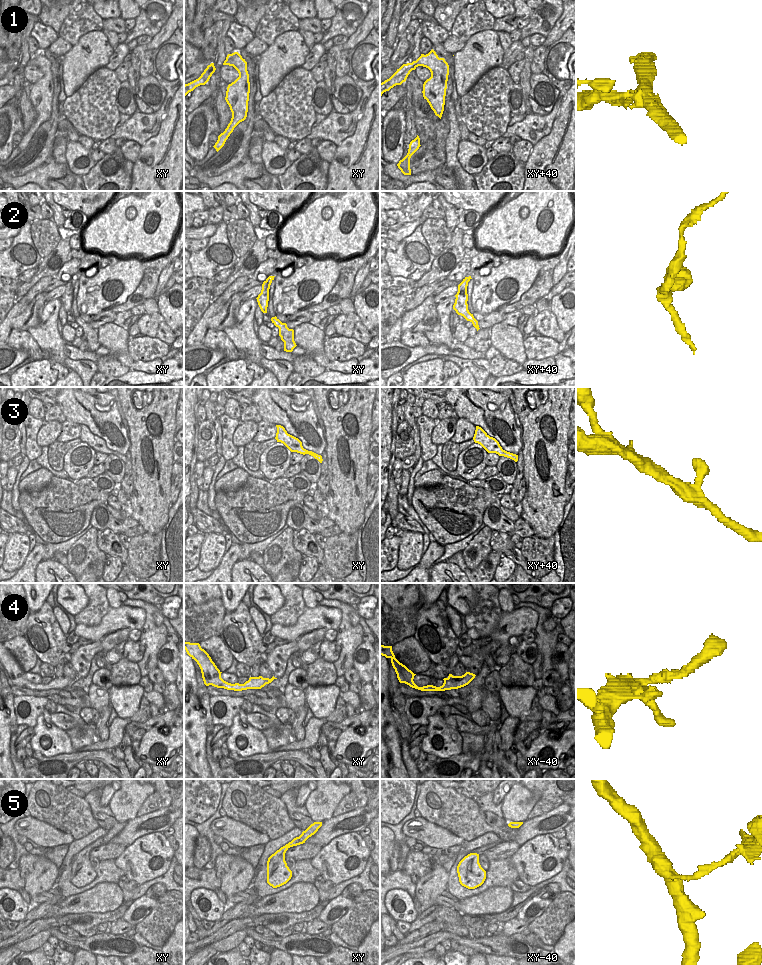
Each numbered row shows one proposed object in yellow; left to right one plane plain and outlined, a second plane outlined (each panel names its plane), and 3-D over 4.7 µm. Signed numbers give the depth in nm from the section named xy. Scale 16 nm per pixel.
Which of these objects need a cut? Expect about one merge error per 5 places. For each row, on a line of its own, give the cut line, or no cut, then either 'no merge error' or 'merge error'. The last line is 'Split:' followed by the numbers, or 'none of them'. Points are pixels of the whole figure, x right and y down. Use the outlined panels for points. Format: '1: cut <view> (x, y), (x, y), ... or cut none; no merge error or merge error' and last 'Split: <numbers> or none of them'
1: cut none; no merge error
2: cut none; no merge error
3: cut none; no merge error
4: cut none; no merge error
5: cut xy (286, 844), (288, 847); merge error
Split: 5

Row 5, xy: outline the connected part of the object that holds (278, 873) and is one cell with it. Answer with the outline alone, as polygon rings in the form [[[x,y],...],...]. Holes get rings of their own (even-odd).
[[[287,845],[272,854],[267,861],[267,883],[273,888],[286,884],[292,877],[292,871],[285,861]]]

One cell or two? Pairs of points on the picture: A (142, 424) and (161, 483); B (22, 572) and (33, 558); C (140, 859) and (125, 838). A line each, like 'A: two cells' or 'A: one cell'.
A: one cell
B: one cell
C: two cells

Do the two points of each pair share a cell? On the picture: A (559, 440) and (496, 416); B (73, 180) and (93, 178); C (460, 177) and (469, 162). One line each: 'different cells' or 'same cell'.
A: different cells
B: different cells
C: different cells

